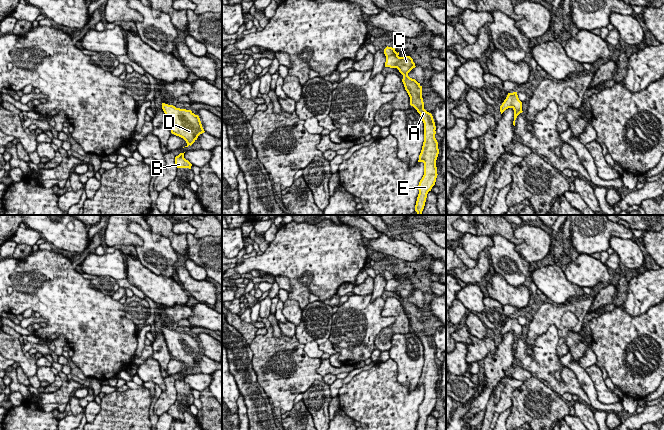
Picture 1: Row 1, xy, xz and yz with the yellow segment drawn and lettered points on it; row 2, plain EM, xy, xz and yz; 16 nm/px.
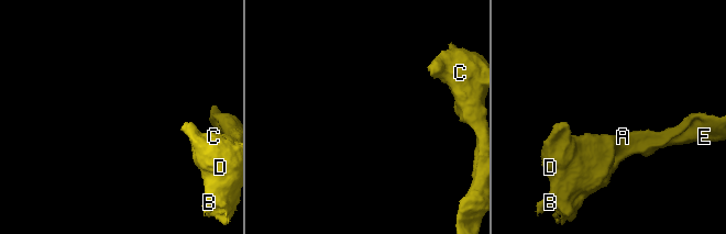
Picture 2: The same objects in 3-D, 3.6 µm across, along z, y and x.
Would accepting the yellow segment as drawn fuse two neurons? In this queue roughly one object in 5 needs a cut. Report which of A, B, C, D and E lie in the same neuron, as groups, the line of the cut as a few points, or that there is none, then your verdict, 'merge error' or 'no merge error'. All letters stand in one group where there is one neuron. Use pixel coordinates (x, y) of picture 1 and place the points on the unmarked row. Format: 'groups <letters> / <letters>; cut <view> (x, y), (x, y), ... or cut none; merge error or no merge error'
groups A B C D E; cut none; no merge error

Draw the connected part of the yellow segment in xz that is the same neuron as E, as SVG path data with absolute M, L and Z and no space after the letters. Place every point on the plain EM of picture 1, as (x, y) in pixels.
M388 270L384 273L384 278L386 280L385 291L397 292L403 299L402 306L410 321L410 329L417 334L424 347L424 366L418 384L424 387L424 399L418 409L419 418L415 430L425 430L427 418L435 409L438 399L436 384L439 373L435 362L435 346L432 338L424 333L422 310L408 300L408 297L416 291L413 283L410 280L399 281L399 276L397 277L395 272Z

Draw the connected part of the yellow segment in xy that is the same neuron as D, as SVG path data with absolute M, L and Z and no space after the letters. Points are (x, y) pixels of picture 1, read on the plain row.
M162 327L167 348L171 357L183 362L191 370L204 357L200 342L191 334L176 332L173 329Z

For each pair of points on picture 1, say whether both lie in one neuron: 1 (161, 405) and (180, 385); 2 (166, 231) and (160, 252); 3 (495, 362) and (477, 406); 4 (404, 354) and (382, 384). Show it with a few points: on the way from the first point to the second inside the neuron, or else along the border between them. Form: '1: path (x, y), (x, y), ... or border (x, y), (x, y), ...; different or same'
1: border (175, 381), (176, 400), (167, 411); different
2: border (150, 231), (166, 237), (170, 245), (177, 252); different
3: path (494, 373), (485, 395); same
4: border (390, 358), (397, 367), (397, 380), (408, 385); different

